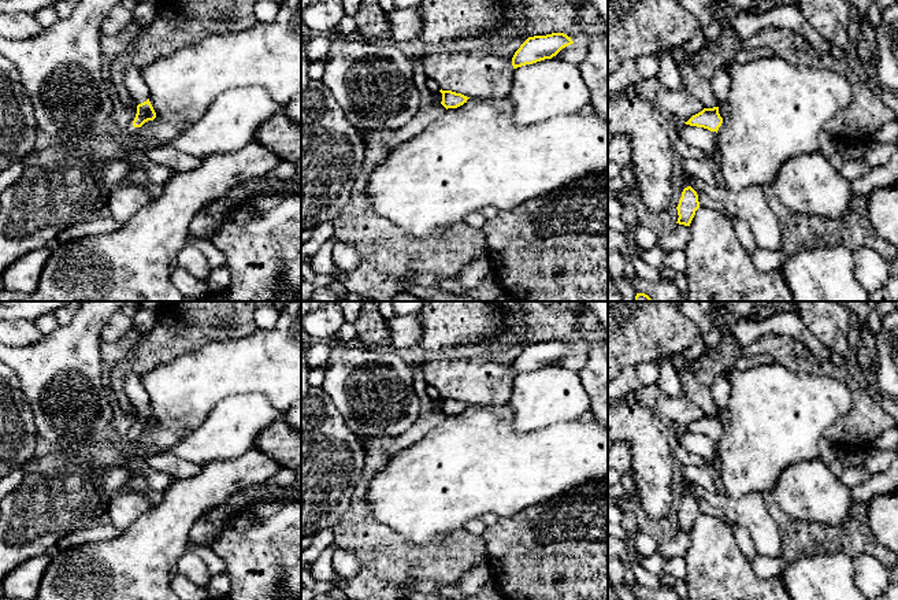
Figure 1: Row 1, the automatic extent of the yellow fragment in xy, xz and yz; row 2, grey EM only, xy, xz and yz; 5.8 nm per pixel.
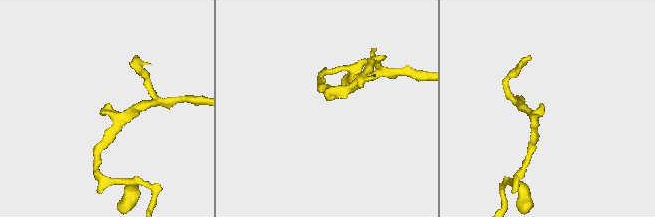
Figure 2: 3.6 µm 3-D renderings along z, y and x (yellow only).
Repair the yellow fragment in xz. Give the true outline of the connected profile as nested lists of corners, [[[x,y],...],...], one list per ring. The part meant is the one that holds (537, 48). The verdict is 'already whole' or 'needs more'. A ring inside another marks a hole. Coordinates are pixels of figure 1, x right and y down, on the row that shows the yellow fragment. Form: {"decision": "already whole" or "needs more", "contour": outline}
{"decision": "already whole", "contour": [[[564,33],[528,37],[515,52],[512,66],[517,68],[545,59],[552,59],[563,48],[571,44],[574,44],[574,41]]]}

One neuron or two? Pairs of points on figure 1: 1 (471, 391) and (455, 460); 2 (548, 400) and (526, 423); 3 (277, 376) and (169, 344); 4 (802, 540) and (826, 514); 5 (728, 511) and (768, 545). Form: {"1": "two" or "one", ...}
{"1": "two", "2": "one", "3": "two", "4": "two", "5": "one"}

